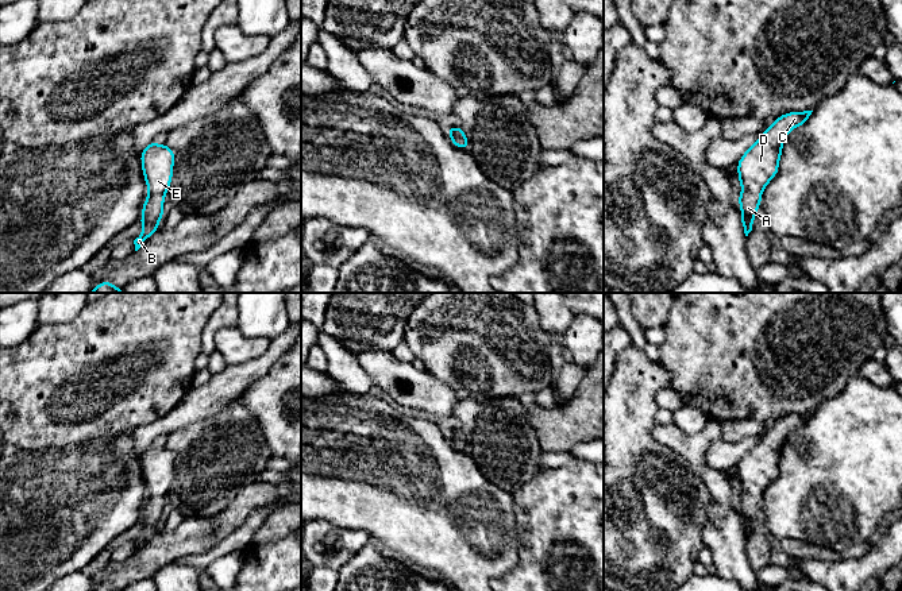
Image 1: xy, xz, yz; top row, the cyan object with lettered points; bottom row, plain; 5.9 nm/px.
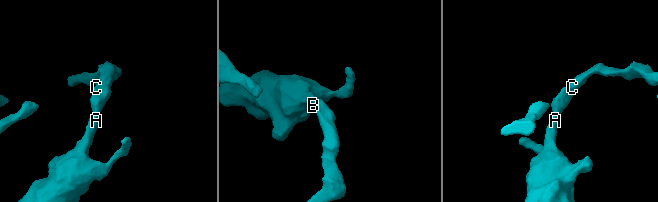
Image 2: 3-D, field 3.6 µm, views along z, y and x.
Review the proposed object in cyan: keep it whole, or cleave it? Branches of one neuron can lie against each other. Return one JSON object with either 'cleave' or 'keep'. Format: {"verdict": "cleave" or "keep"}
{"verdict": "keep"}

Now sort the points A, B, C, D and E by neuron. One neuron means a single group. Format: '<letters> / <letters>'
A B C D E

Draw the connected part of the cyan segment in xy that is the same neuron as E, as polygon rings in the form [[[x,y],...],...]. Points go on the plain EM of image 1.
[[[149,445],[140,455],[142,472],[149,497],[143,506],[140,526],[143,533],[134,542],[135,553],[155,536],[163,517],[165,497],[171,486],[174,453],[166,447]]]

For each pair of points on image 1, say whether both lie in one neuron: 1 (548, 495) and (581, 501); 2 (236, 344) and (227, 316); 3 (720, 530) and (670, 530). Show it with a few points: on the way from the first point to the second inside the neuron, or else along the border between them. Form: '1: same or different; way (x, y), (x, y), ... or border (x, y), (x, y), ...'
1: same; way (556, 502), (573, 502)
2: different; border (235, 325), (220, 328), (216, 332), (215, 350)
3: different; border (710, 501), (702, 528), (702, 545)

